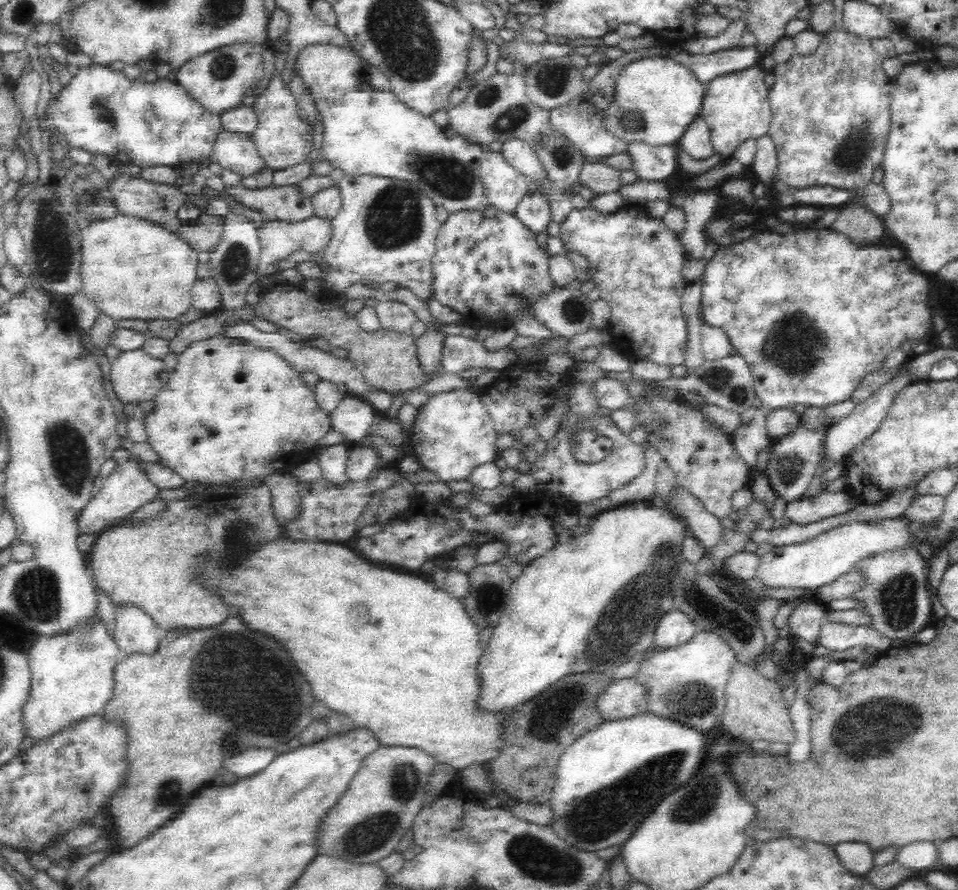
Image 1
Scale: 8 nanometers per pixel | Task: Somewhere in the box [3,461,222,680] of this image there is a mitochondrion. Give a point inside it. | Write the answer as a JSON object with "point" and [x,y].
{"point":[35,595]}

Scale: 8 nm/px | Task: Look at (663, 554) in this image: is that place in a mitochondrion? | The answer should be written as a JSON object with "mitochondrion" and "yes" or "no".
{"mitochondrion":"yes"}

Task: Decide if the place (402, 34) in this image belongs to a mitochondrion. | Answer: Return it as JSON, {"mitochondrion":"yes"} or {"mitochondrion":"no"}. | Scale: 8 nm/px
{"mitochondrion":"yes"}

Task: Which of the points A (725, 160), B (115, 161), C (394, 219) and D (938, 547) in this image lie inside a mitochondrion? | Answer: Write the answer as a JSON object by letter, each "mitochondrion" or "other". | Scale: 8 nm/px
{"A":"other","B":"other","C":"mitochondrion","D":"other"}

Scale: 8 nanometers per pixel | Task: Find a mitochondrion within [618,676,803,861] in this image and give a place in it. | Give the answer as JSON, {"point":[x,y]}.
{"point":[694,803]}

